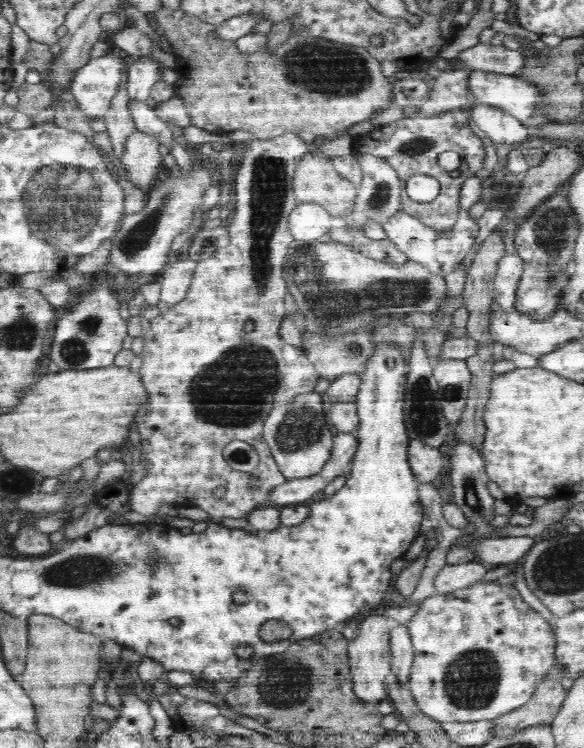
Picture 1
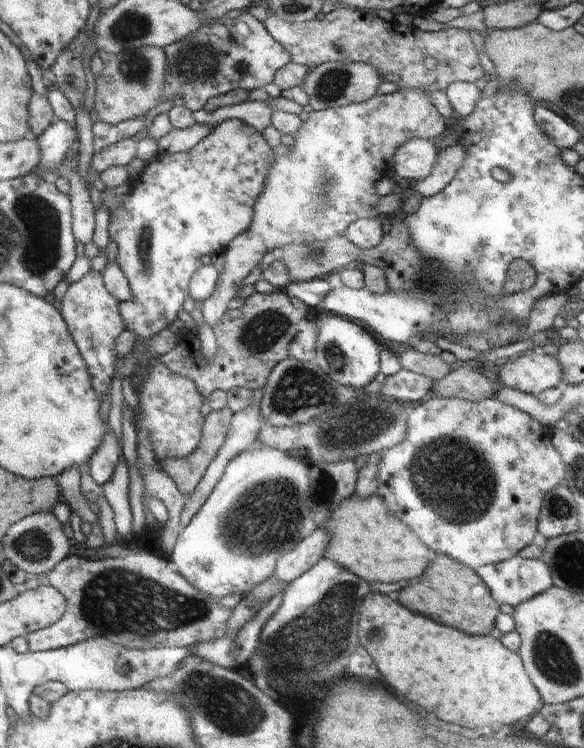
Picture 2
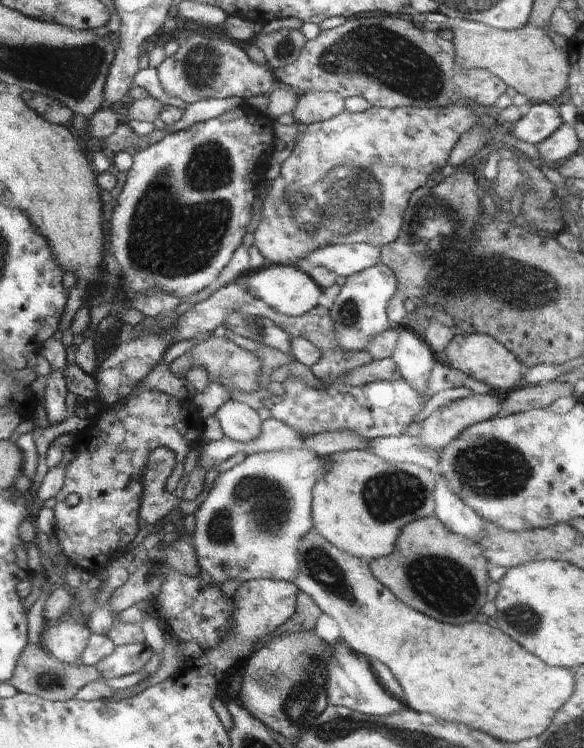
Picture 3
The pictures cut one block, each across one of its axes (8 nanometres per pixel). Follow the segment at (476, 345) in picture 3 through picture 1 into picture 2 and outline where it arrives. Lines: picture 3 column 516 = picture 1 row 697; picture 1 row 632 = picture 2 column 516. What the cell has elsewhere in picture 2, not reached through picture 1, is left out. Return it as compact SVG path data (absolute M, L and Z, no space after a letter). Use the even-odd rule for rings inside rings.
M541 351L513 357L497 364L498 380L507 387L529 395L562 386L562 367L555 357Z

